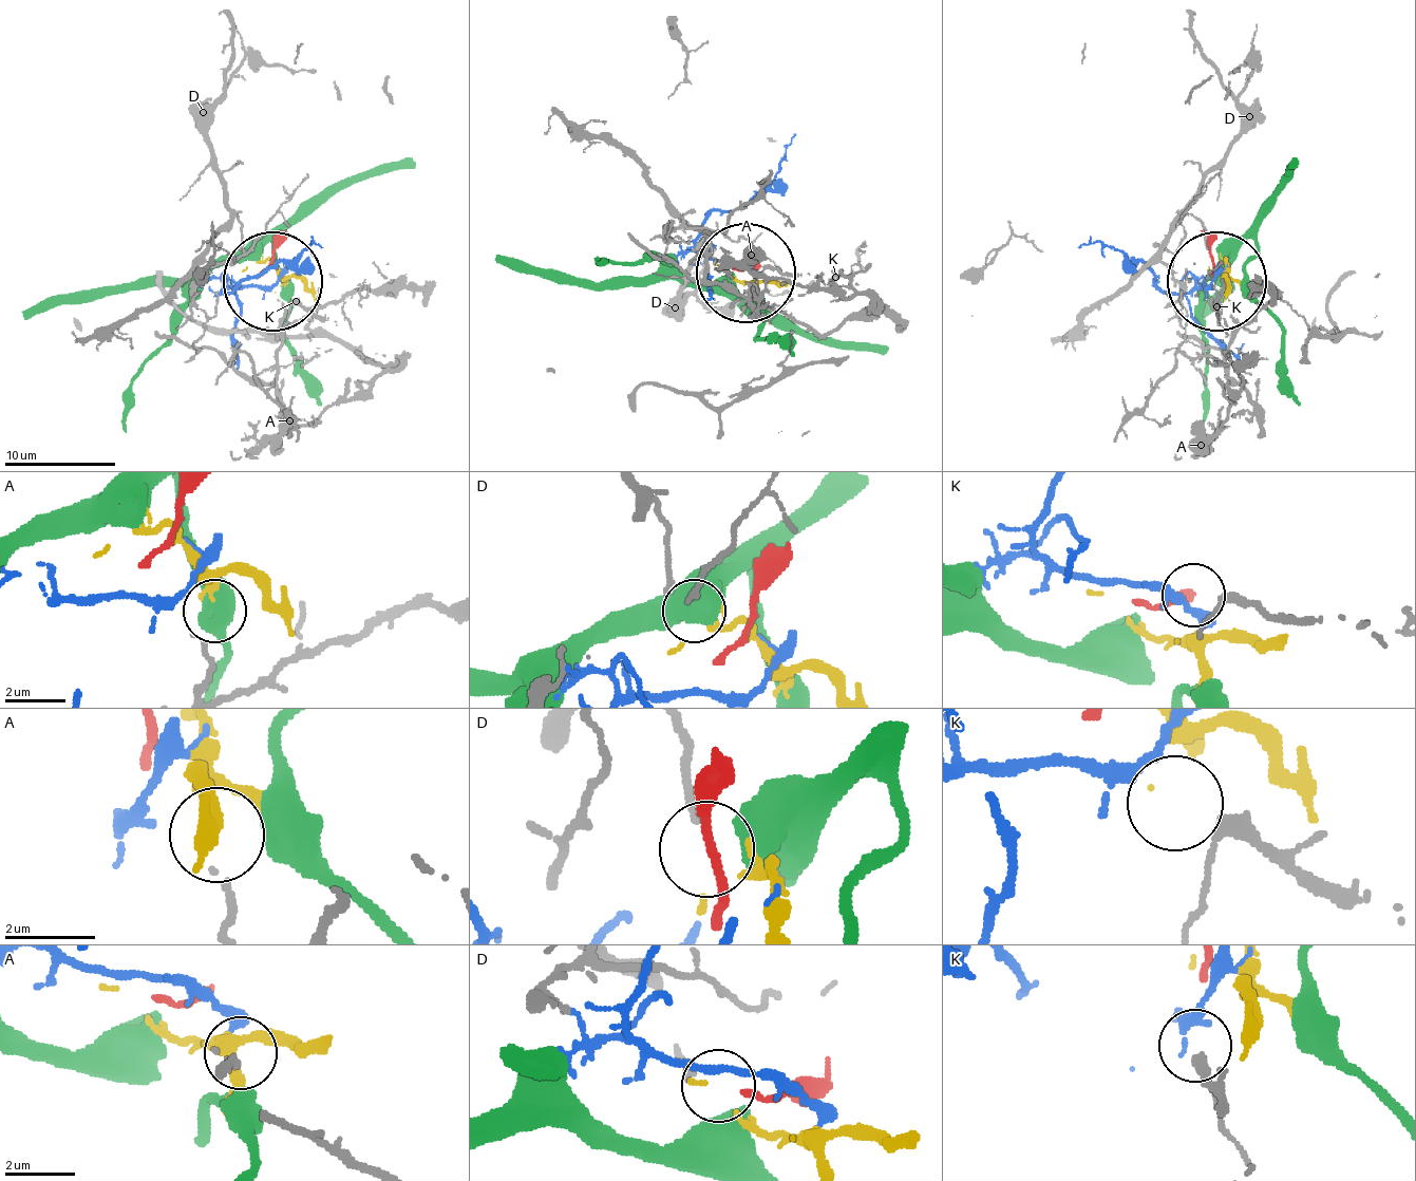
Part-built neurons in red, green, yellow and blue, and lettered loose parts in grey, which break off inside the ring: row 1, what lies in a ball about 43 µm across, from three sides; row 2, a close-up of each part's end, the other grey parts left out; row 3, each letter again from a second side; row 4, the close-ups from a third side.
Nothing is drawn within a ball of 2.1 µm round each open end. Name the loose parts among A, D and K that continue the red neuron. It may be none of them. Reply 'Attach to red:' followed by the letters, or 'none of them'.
Attach to red: none of them

